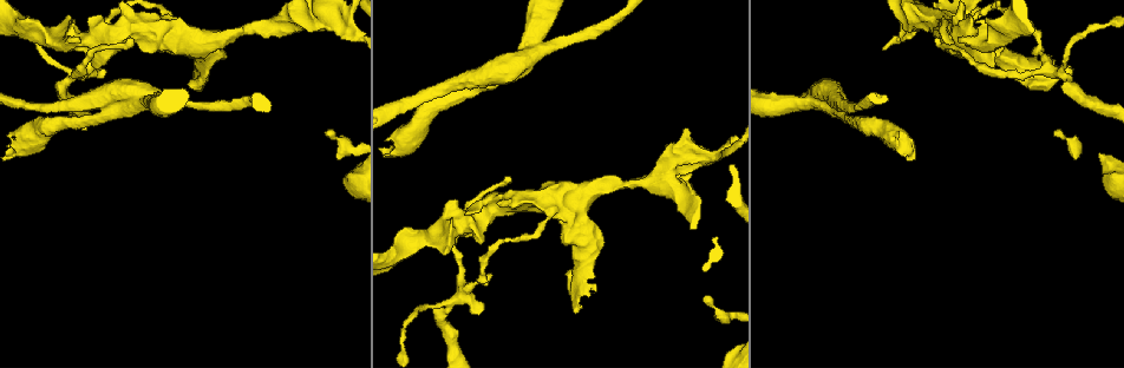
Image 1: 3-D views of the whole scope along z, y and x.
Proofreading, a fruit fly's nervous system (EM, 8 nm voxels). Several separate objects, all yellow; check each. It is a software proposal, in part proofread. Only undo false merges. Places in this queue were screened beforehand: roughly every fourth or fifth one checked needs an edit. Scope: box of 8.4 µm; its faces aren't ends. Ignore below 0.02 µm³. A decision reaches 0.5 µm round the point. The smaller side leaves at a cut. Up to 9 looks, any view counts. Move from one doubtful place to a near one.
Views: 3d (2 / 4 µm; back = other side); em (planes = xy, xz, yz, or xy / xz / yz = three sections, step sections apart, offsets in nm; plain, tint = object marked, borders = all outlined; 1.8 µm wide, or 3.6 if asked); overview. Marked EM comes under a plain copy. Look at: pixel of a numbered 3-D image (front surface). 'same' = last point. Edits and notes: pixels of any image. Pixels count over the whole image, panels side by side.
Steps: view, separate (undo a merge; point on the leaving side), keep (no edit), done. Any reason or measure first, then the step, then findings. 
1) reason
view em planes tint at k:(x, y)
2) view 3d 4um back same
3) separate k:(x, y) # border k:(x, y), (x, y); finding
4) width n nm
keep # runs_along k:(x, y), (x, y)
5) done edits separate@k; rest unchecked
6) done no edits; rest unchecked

view 3d 4um at 1:(402, 144)

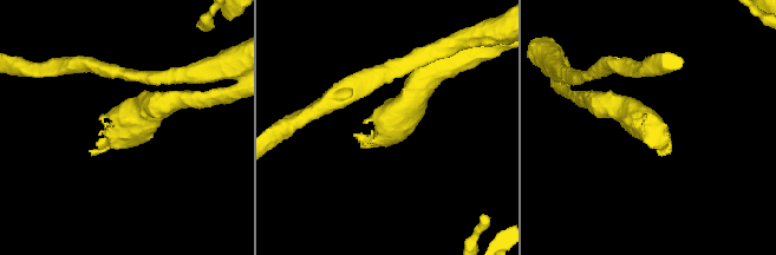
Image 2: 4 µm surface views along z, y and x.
shape alone is not enough
view em planes tint at 2:(125, 130)

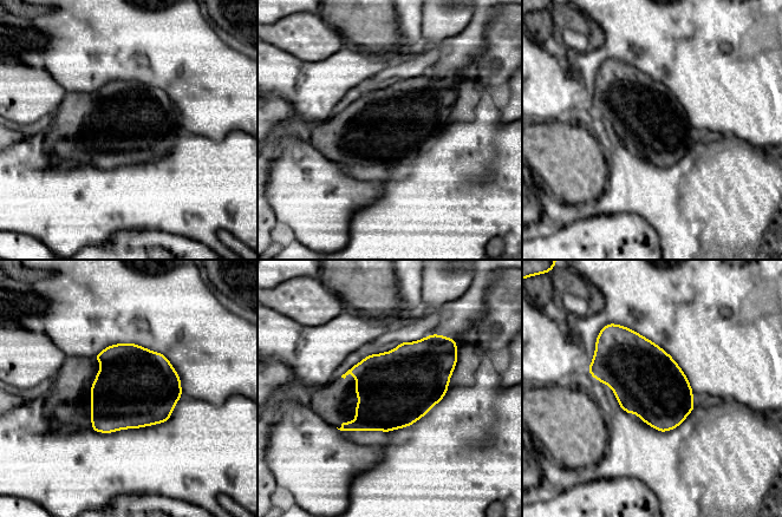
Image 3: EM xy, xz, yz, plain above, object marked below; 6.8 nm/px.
width 460 nm
keep # continuous, no second cell

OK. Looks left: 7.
calibre changes
view 3d 2um at 1:(575, 280)

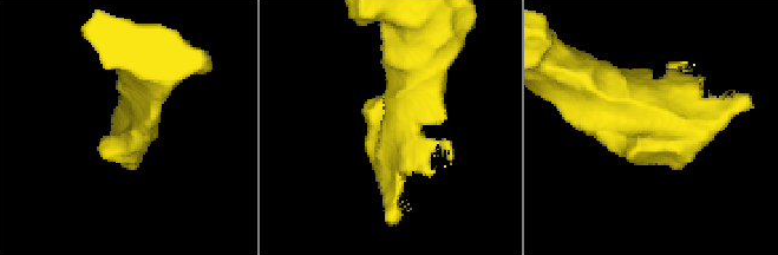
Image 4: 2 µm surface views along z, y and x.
need the tissue
view em planes tint at 4:(127, 119)

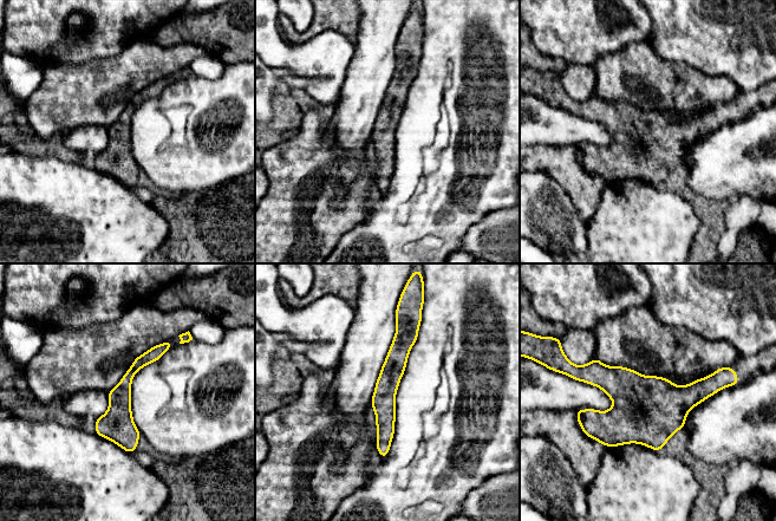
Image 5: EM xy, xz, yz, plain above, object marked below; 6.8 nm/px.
keep # runs_along 5:(400, 326), (385, 389), (383, 453); one cell here

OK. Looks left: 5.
calibre changes
view em xy step 8 tint at 1:(171, 23)

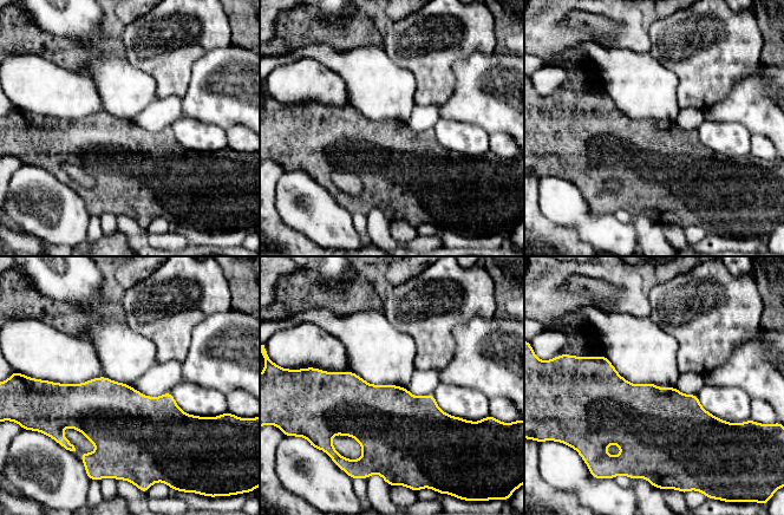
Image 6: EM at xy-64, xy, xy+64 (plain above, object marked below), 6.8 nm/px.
view em planes tint same

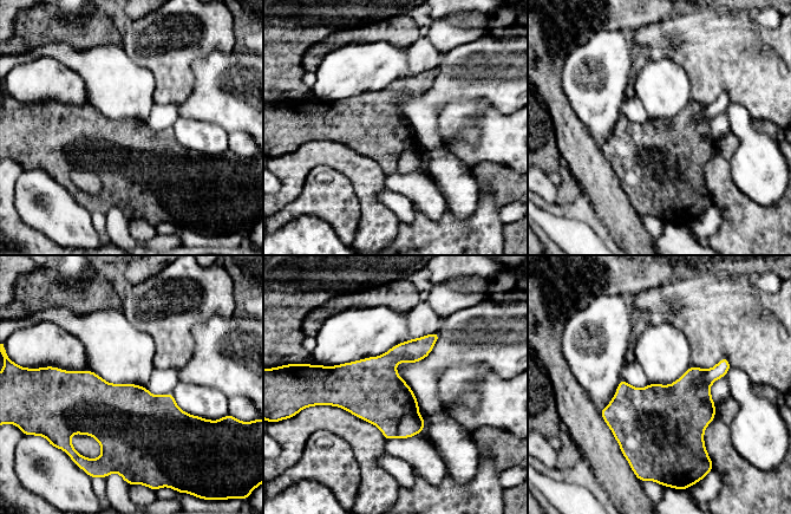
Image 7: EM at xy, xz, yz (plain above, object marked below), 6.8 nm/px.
separate 7:(412, 424) # border 7:(418, 414), (406, 414), (396, 436); a second cell is stuck on

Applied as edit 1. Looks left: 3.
abrupt turn
view 3d 2um back at 1:(296, 21)

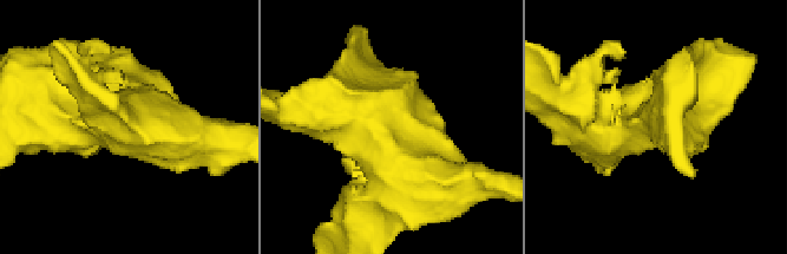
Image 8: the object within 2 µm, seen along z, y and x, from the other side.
need the tissue
view em xy step 8 tint at 8:(627, 121)

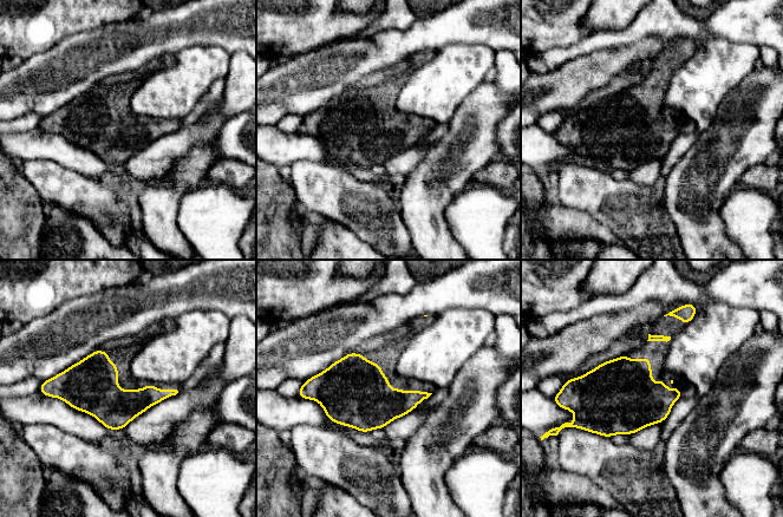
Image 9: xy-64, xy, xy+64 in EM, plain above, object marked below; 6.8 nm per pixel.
view em planes tint same

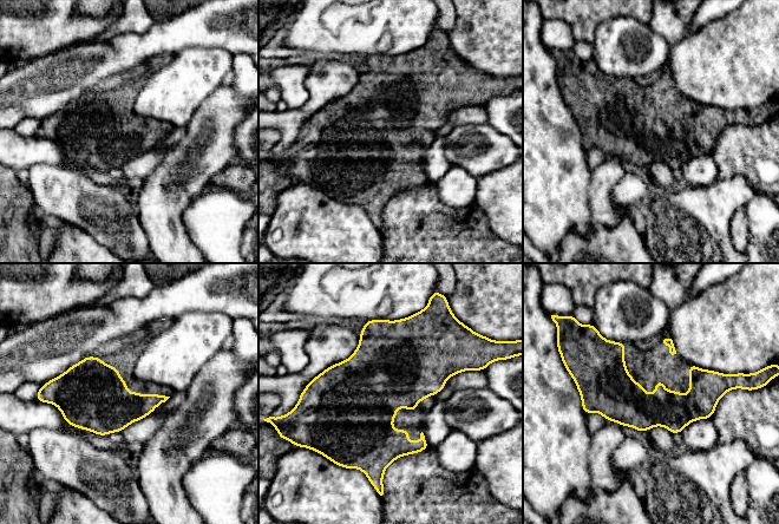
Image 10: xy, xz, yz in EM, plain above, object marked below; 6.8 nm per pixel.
keep # runs_along 10:(725, 382), (694, 405), (584, 390); all the same cell

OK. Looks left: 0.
done edits separate@7; rest unchecked

